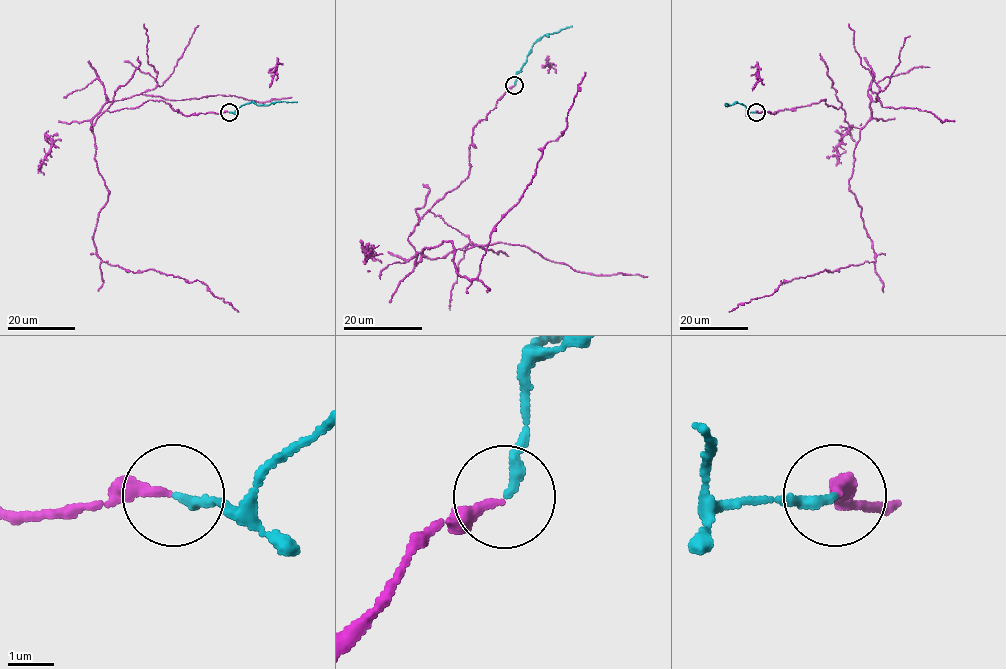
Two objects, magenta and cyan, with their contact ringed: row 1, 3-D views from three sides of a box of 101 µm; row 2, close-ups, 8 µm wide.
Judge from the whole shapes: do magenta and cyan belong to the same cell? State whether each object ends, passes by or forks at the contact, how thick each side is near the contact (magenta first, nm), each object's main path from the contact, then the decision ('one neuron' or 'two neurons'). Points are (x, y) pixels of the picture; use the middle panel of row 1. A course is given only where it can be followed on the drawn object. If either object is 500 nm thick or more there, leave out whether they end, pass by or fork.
magenta ends there; cyan ends there; 240 nm thick on the magenta side, 220 nm on the other; magenta runs (514, 85), (472, 131), (469, 174), (408, 239), (417, 252), (449, 241), (468, 279), (566, 128), (585, 72); cyan runs (514, 85), (516, 74), (532, 46), (544, 35), (572, 26); one neuron

